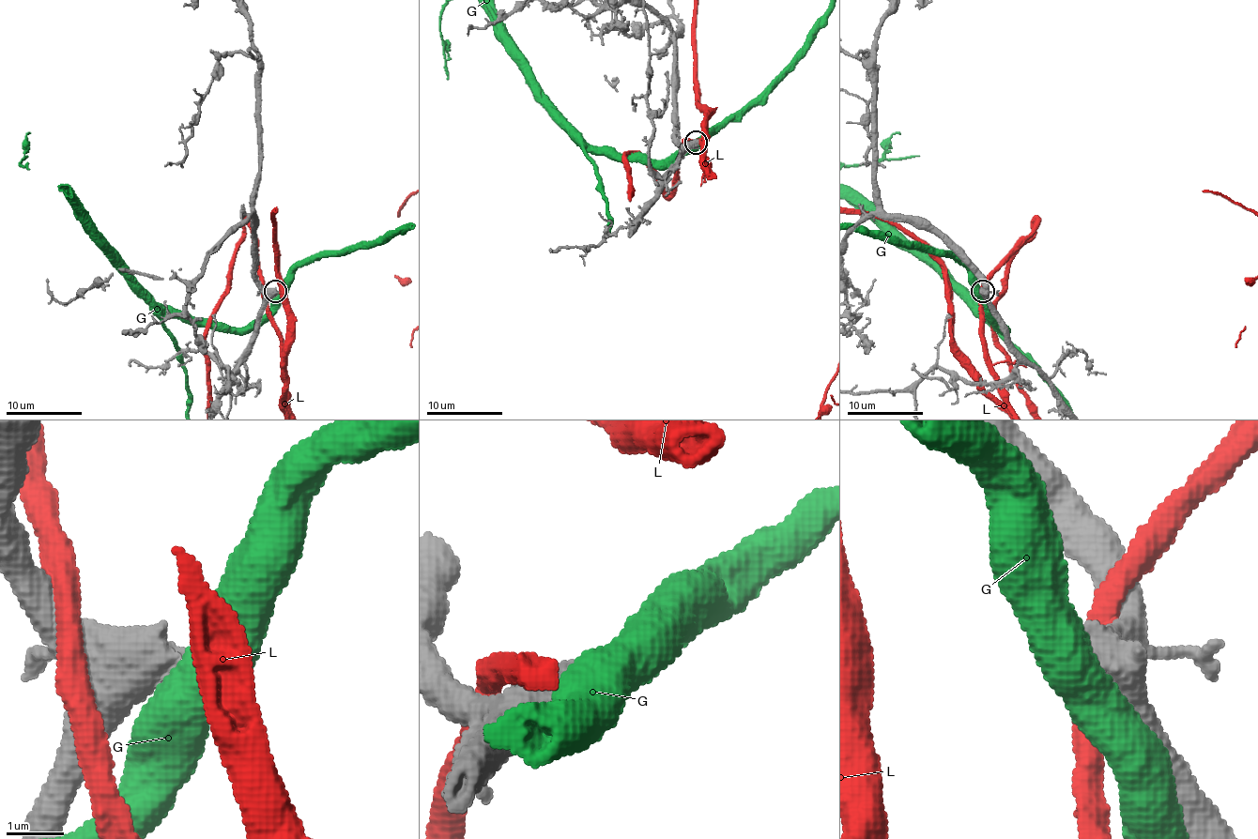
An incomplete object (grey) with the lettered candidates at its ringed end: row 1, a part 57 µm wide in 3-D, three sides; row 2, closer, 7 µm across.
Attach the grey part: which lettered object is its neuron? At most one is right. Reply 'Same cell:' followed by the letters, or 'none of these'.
Same cell: none of these

